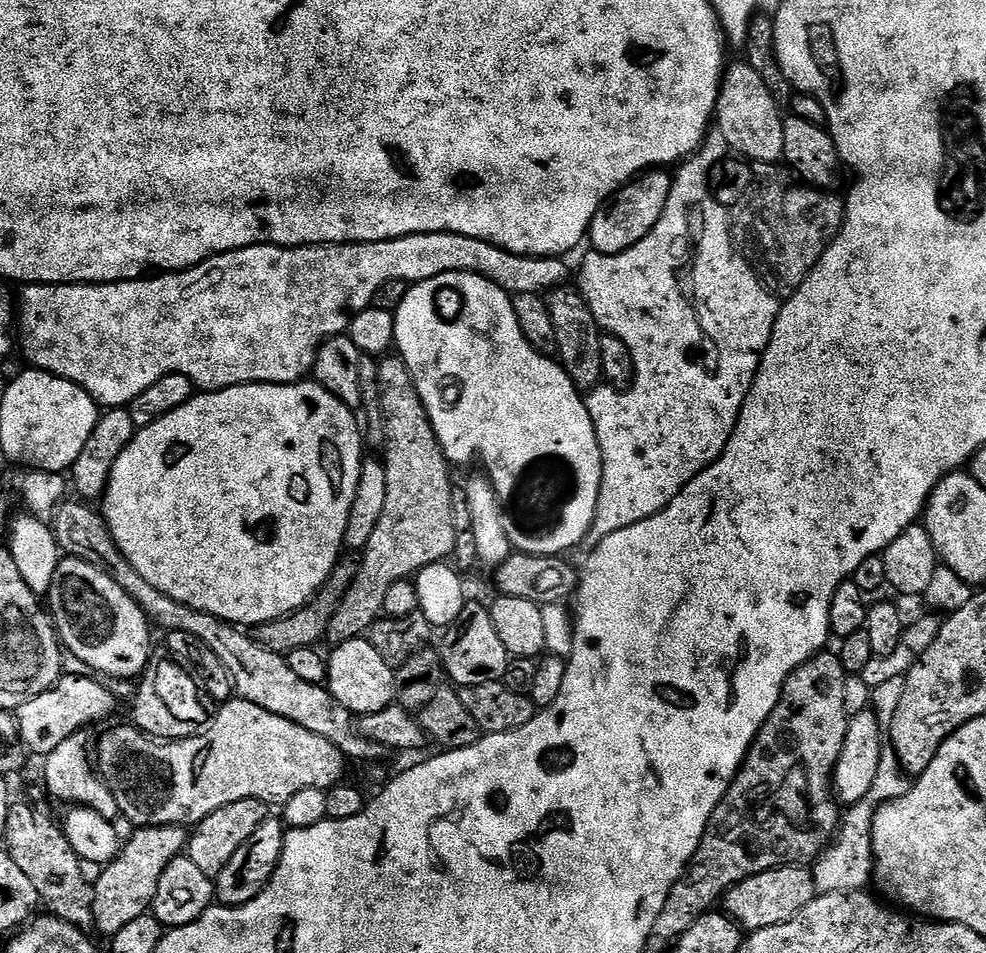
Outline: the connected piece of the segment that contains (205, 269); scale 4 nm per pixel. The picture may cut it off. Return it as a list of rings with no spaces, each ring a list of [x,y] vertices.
[[[427,232],[369,244],[326,244],[307,248],[279,248],[273,244],[255,244],[249,248],[223,252],[221,256],[212,256],[198,266],[187,268],[185,272],[152,274],[139,280],[120,280],[116,284],[29,284],[21,291],[24,293],[18,296],[18,348],[19,351],[20,348],[24,351],[24,356],[32,363],[29,365],[33,369],[74,382],[82,390],[86,390],[86,394],[93,396],[97,405],[105,409],[123,408],[131,404],[134,398],[138,398],[138,394],[142,394],[142,390],[154,386],[158,378],[166,378],[170,374],[182,374],[190,378],[197,389],[206,392],[226,390],[239,384],[294,384],[303,381],[311,373],[318,350],[324,341],[331,336],[347,333],[348,325],[359,312],[372,307],[374,294],[378,294],[378,290],[382,290],[386,282],[404,280],[411,286],[421,284],[423,280],[438,278],[438,274],[473,272],[494,282],[503,292],[512,296],[535,292],[547,294],[553,288],[562,288],[569,283],[568,268],[564,263],[559,256],[519,256],[490,242],[482,242],[482,238],[466,238],[466,234],[453,232]]]

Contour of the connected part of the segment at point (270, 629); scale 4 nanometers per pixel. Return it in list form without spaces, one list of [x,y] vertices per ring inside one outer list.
[[[341,558],[337,560],[331,574],[326,578],[326,582],[316,591],[315,596],[307,604],[304,604],[298,610],[294,610],[288,616],[271,620],[265,624],[255,625],[250,632],[252,639],[266,650],[281,654],[319,645],[319,640],[323,641],[327,637],[330,618],[334,618],[342,598],[346,598],[346,594],[351,590],[359,569],[359,559],[347,560],[347,558]]]

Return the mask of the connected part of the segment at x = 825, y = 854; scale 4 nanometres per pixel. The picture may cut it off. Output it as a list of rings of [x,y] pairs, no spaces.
[[[885,750],[878,762],[878,778],[874,778],[874,786],[864,800],[851,805],[843,813],[836,839],[820,853],[818,859],[811,865],[810,871],[814,878],[814,886],[821,896],[826,894],[846,894],[847,892],[863,892],[874,880],[876,859],[872,845],[872,823],[876,810],[886,802],[902,798],[908,793],[910,777],[904,767],[898,762],[895,752]]]

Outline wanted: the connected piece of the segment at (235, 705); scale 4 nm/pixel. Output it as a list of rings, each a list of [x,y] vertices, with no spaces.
[[[233,698],[215,709],[206,727],[197,736],[185,740],[160,740],[157,736],[147,736],[135,726],[112,728],[94,748],[94,764],[98,775],[118,802],[118,810],[123,819],[132,823],[133,829],[154,826],[195,826],[214,810],[222,810],[230,802],[260,800],[269,806],[282,806],[298,794],[298,790],[332,788],[345,779],[346,757],[334,742],[326,742],[318,734],[254,706]]]

